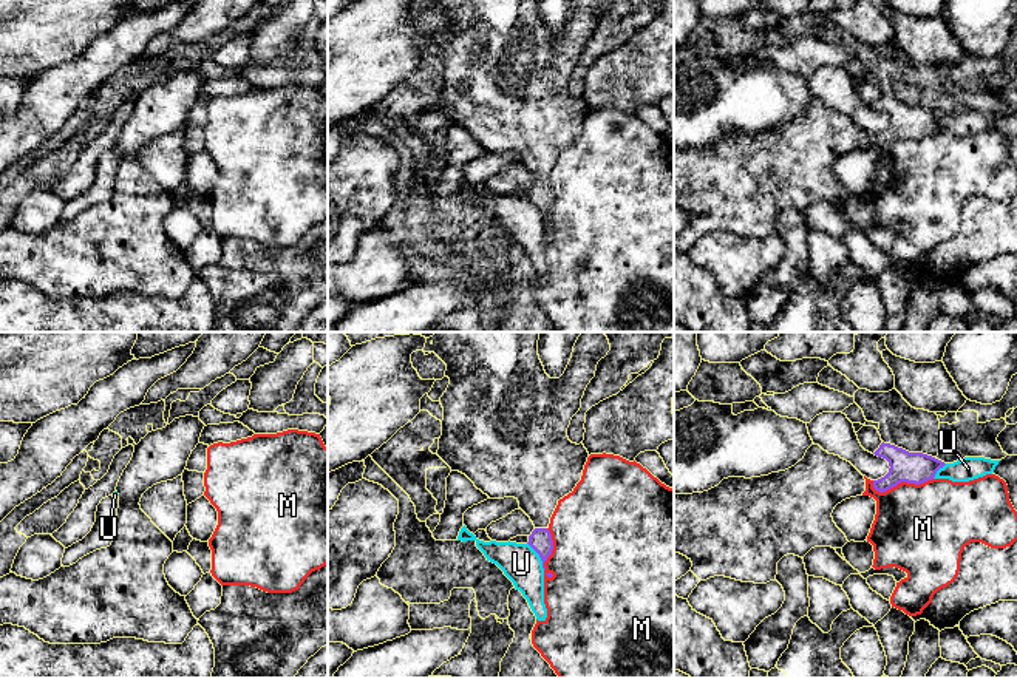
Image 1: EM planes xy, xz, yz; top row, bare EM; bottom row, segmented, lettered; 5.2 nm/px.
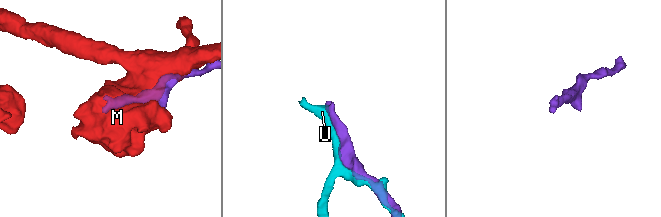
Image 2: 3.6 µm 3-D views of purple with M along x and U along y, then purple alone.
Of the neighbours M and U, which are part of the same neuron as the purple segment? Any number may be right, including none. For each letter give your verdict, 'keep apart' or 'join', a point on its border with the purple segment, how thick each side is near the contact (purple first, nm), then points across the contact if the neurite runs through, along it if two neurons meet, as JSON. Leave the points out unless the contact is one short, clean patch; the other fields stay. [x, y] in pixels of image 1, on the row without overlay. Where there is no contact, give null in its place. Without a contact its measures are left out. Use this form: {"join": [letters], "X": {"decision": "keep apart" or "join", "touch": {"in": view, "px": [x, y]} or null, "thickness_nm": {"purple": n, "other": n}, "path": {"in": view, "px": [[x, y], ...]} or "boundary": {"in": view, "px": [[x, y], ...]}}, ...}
{"join": [], "M": {"decision": "keep apart", "touch": {"in": "yz", "px": [901, 135]}, "thickness_nm": {"purple": 160, "other": 440}}, "U": {"decision": "keep apart", "touch": {"in": "xz", "px": [540, 210]}, "thickness_nm": {"purple": 120, "other": 200}}}

